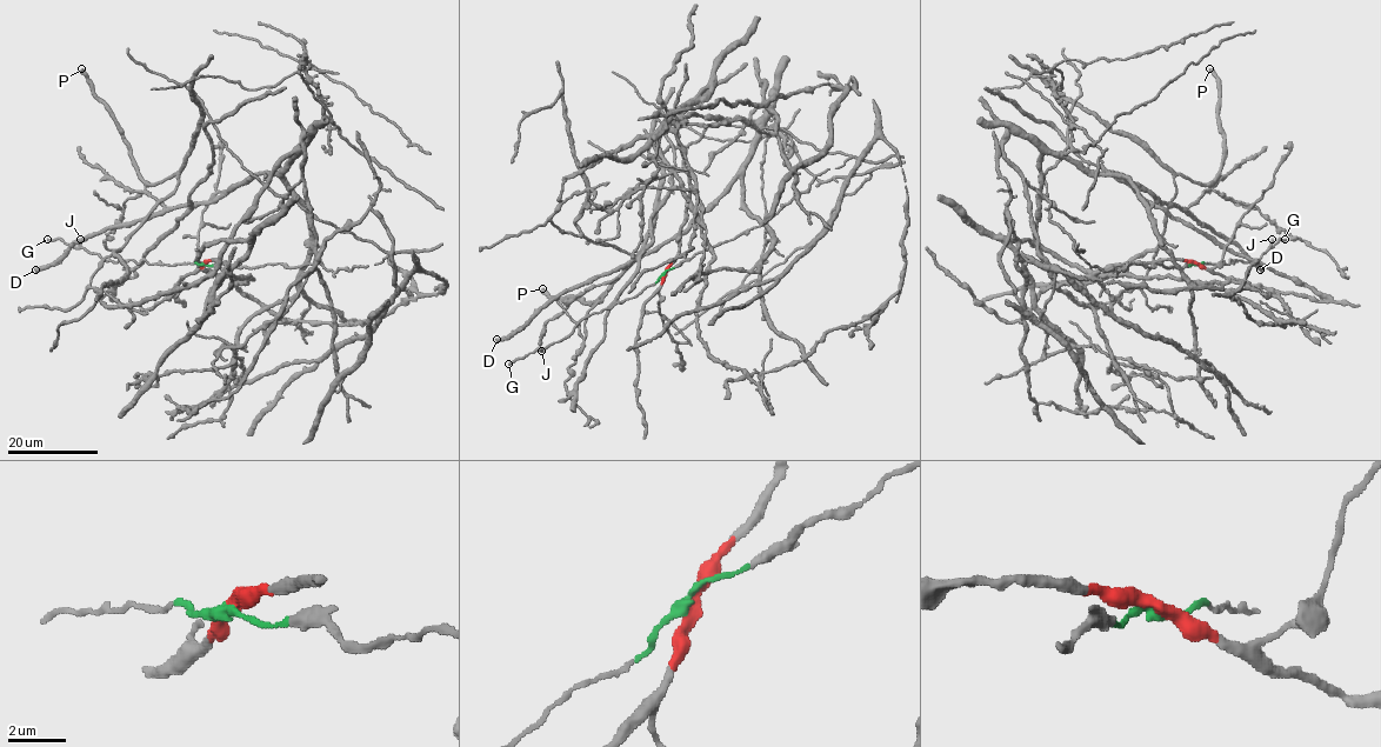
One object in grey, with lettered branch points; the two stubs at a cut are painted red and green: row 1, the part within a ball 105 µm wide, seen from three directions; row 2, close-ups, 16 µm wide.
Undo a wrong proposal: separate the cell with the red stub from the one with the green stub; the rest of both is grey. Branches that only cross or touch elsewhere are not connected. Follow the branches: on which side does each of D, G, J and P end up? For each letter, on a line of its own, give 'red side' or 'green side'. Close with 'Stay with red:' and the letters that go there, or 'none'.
D: red side
G: green side
J: green side
P: red side
Stay with red: D, P

